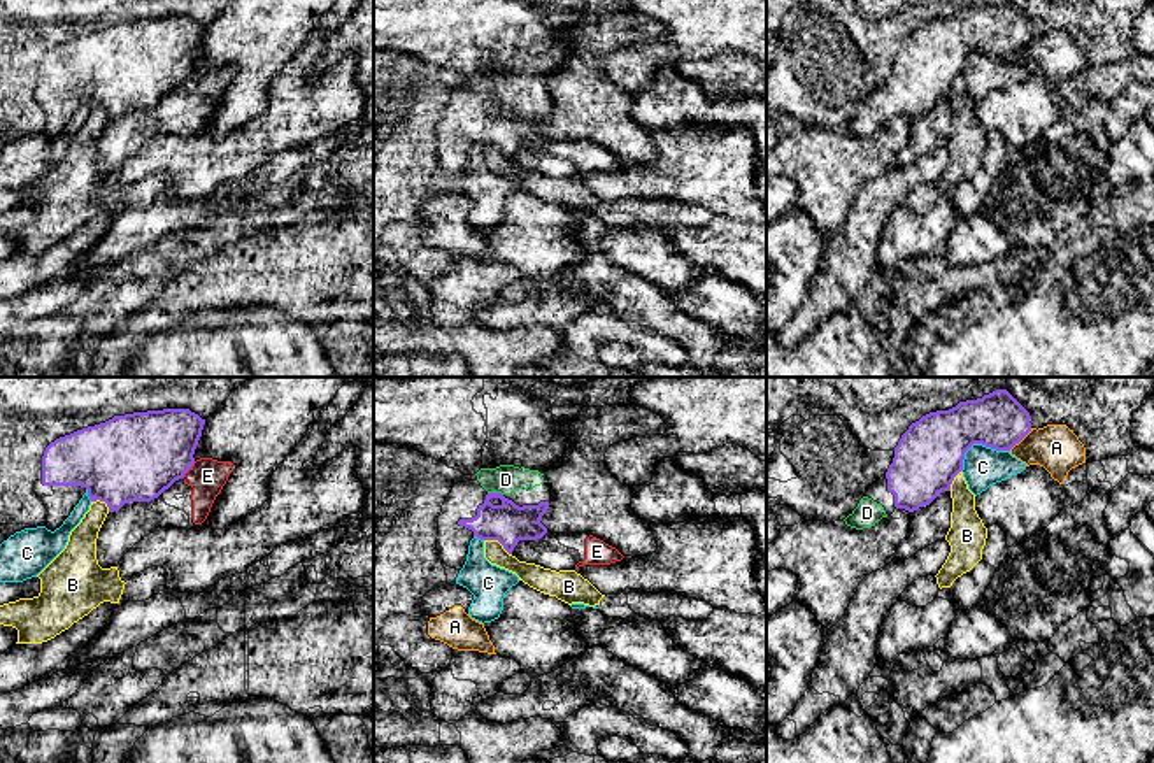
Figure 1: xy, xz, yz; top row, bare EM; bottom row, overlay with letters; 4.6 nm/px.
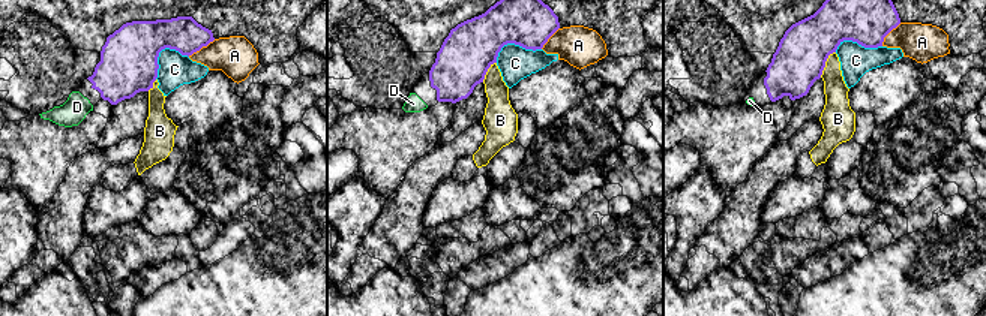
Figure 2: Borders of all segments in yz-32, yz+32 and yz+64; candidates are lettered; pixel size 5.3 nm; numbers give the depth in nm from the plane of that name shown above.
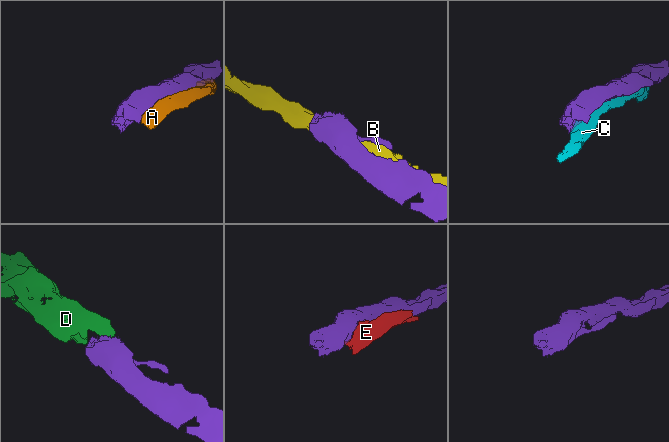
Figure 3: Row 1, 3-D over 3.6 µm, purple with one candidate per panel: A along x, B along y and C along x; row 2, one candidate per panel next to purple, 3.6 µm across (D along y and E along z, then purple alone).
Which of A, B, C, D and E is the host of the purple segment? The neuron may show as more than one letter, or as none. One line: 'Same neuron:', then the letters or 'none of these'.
Same neuron: D

